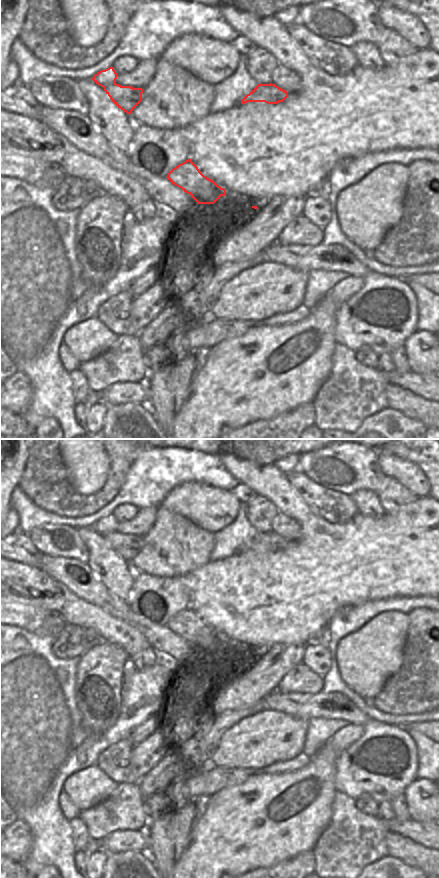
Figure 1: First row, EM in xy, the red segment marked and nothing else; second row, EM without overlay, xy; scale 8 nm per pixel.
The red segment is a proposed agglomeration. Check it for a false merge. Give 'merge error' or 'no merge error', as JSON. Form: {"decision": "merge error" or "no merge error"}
{"decision": "merge error"}

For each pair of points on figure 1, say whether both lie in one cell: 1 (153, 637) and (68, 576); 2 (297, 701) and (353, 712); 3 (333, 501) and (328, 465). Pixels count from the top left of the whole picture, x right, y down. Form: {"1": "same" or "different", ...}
{"1": "same", "2": "same", "3": "different"}

